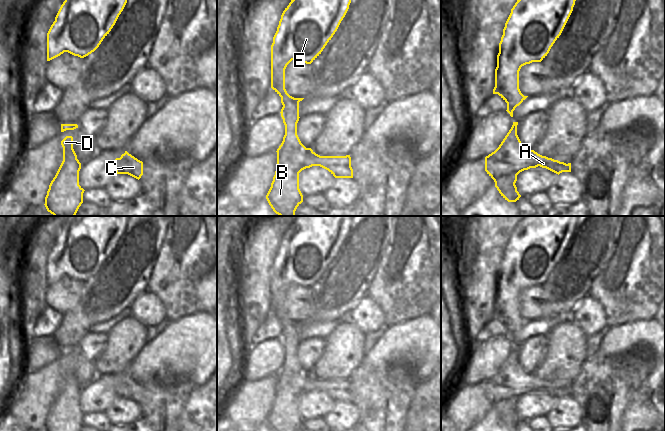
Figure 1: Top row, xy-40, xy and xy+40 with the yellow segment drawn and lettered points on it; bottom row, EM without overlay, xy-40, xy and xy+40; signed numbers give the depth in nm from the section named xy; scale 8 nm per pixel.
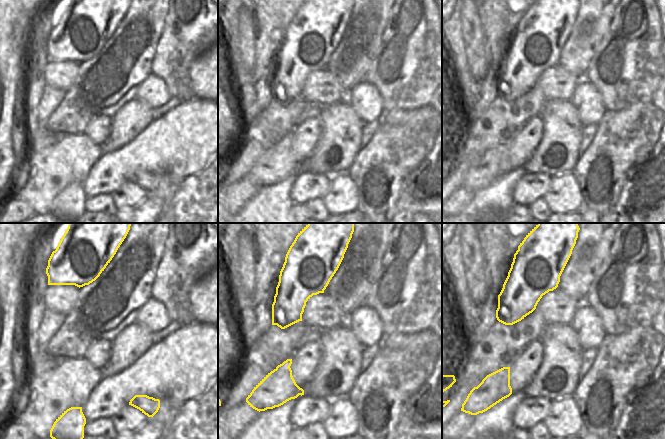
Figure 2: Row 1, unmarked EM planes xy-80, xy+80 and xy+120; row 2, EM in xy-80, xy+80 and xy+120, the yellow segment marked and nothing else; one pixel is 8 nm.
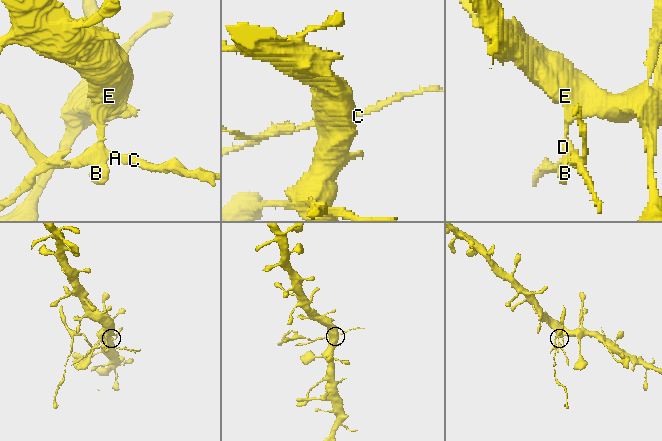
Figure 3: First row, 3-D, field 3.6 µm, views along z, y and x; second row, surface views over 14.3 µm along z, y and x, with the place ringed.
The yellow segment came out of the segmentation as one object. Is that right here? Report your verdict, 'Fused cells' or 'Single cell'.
Fused cells.

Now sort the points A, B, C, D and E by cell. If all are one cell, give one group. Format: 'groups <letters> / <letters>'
groups A B C D / E

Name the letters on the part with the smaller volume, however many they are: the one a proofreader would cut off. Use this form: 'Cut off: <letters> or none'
Cut off: A, B, C, D

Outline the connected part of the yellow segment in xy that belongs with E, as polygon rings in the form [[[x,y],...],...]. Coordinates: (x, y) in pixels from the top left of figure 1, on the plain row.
[[[297,216],[281,239],[277,255],[271,269],[271,312],[281,324],[300,326],[304,322],[294,322],[285,313],[285,293],[292,284],[311,288],[323,275],[337,255],[351,227],[352,216]]]

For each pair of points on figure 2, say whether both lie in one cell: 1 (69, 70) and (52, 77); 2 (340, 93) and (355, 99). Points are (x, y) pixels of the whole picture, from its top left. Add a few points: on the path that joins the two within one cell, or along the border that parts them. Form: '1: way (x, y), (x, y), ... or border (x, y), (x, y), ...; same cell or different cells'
1: way (65, 72), (56, 75); same cell
2: border (349, 92), (345, 100); different cells

